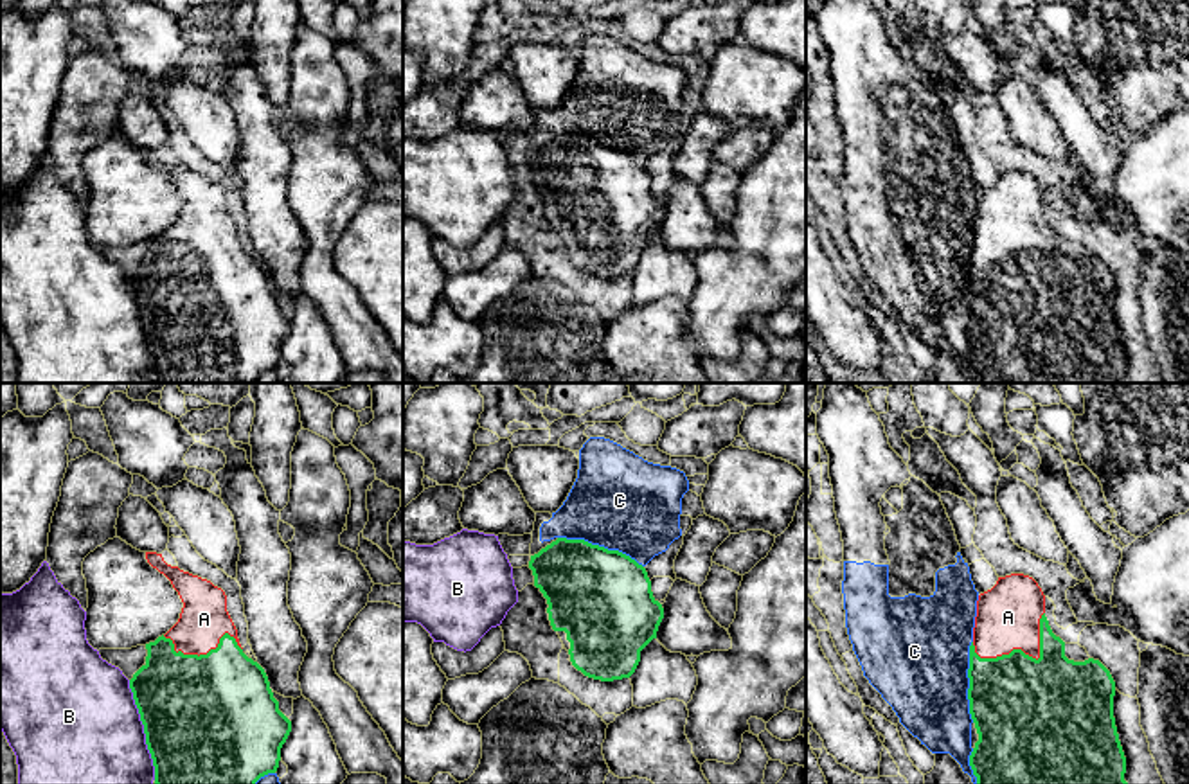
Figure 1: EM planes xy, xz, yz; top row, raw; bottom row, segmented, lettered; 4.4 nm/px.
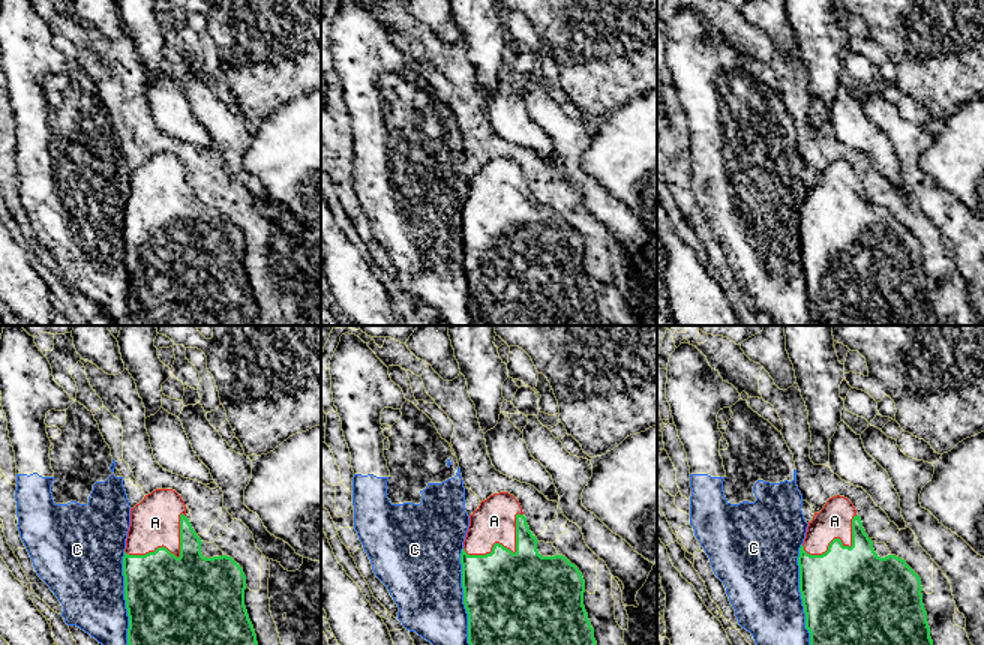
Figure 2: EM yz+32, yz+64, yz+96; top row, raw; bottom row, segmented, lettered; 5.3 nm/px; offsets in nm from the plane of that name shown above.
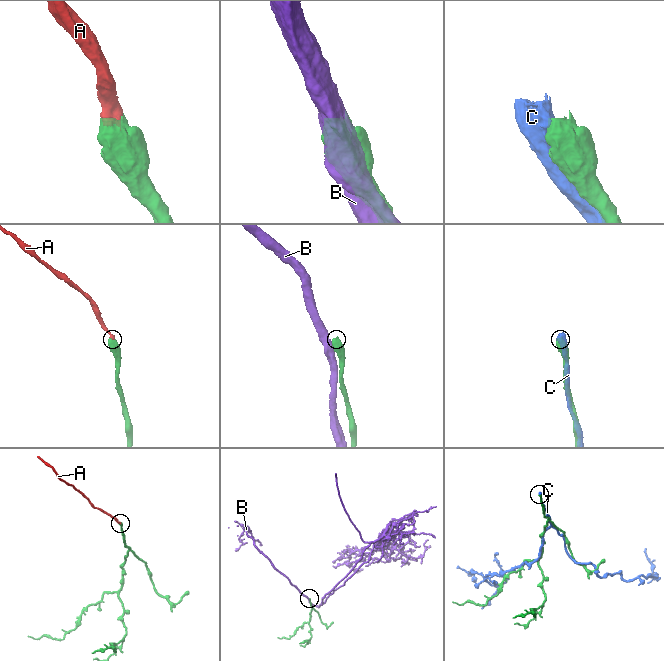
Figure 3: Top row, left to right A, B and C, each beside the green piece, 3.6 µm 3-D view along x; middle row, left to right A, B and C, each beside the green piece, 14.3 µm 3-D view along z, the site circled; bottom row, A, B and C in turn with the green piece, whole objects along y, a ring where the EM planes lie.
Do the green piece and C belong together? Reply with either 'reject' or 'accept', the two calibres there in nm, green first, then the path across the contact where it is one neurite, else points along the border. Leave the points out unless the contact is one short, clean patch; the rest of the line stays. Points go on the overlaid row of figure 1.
reject | 440/440 nm

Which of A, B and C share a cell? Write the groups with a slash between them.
A / B / C

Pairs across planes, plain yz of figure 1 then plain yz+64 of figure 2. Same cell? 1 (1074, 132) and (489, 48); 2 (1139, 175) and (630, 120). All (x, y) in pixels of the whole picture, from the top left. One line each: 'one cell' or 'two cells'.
1: two cells
2: one cell

